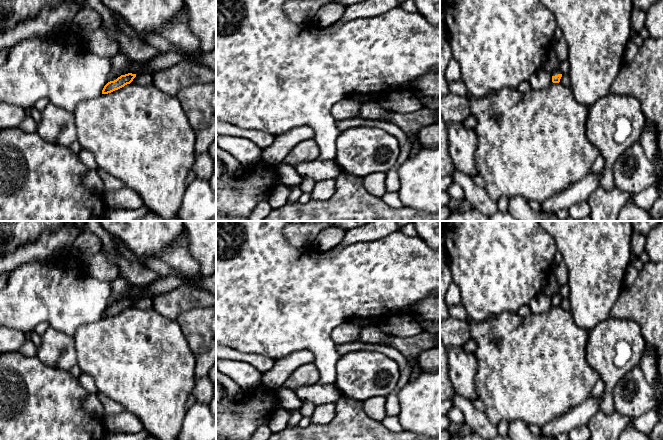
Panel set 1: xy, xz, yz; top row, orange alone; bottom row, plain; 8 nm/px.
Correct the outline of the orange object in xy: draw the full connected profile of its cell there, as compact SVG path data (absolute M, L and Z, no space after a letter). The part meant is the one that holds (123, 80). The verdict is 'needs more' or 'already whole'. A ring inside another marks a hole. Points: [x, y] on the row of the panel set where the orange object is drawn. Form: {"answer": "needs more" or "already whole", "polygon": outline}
{"answer": "already whole", "polygon": "M132 73L121 75L116 80L108 82L104 86L104 88L102 90L102 94L111 93L115 90L118 90L118 89L124 87L127 84L130 84L135 77L136 77L136 74L132 74Z"}

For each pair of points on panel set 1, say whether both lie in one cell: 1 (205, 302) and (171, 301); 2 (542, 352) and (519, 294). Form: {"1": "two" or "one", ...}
{"1": "one", "2": "two"}

